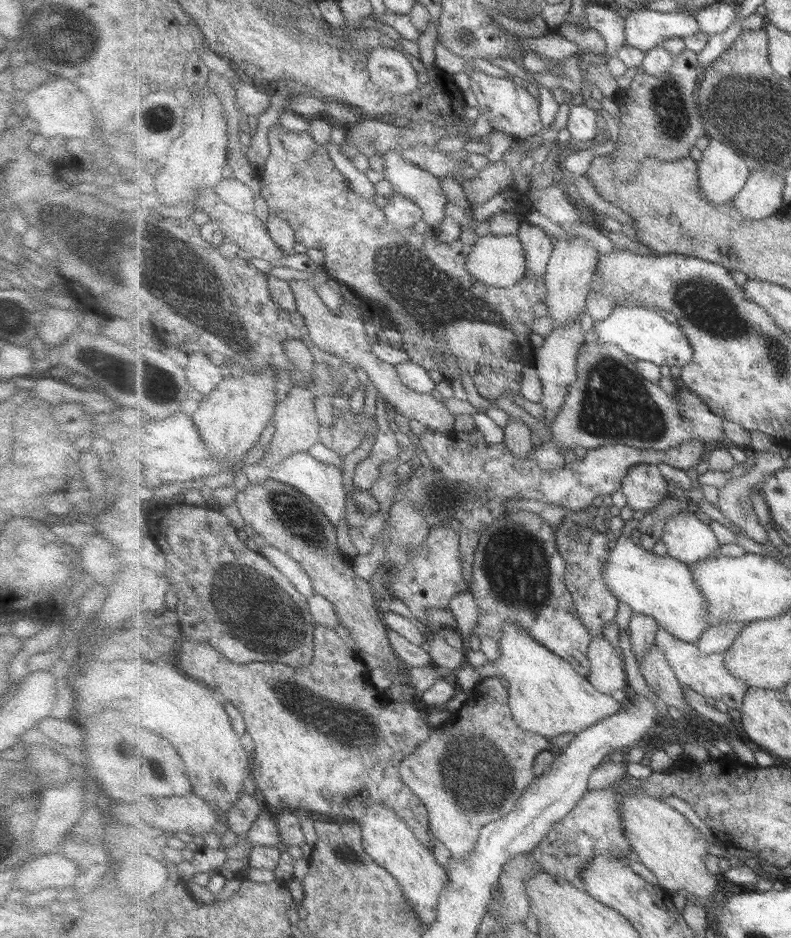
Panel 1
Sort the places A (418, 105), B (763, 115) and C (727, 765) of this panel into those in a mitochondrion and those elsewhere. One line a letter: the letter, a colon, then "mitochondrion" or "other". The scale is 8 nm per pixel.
A: other
B: mitochondrion
C: other

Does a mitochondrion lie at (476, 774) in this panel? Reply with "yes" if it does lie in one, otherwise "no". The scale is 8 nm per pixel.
yes

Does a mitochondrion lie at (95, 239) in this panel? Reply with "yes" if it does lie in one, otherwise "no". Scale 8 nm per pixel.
yes

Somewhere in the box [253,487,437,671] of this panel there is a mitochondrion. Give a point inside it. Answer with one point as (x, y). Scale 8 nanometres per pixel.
(289, 512)

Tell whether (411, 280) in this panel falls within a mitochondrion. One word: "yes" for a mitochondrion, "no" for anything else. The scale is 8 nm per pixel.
yes

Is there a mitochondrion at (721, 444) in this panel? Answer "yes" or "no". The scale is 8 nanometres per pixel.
no

